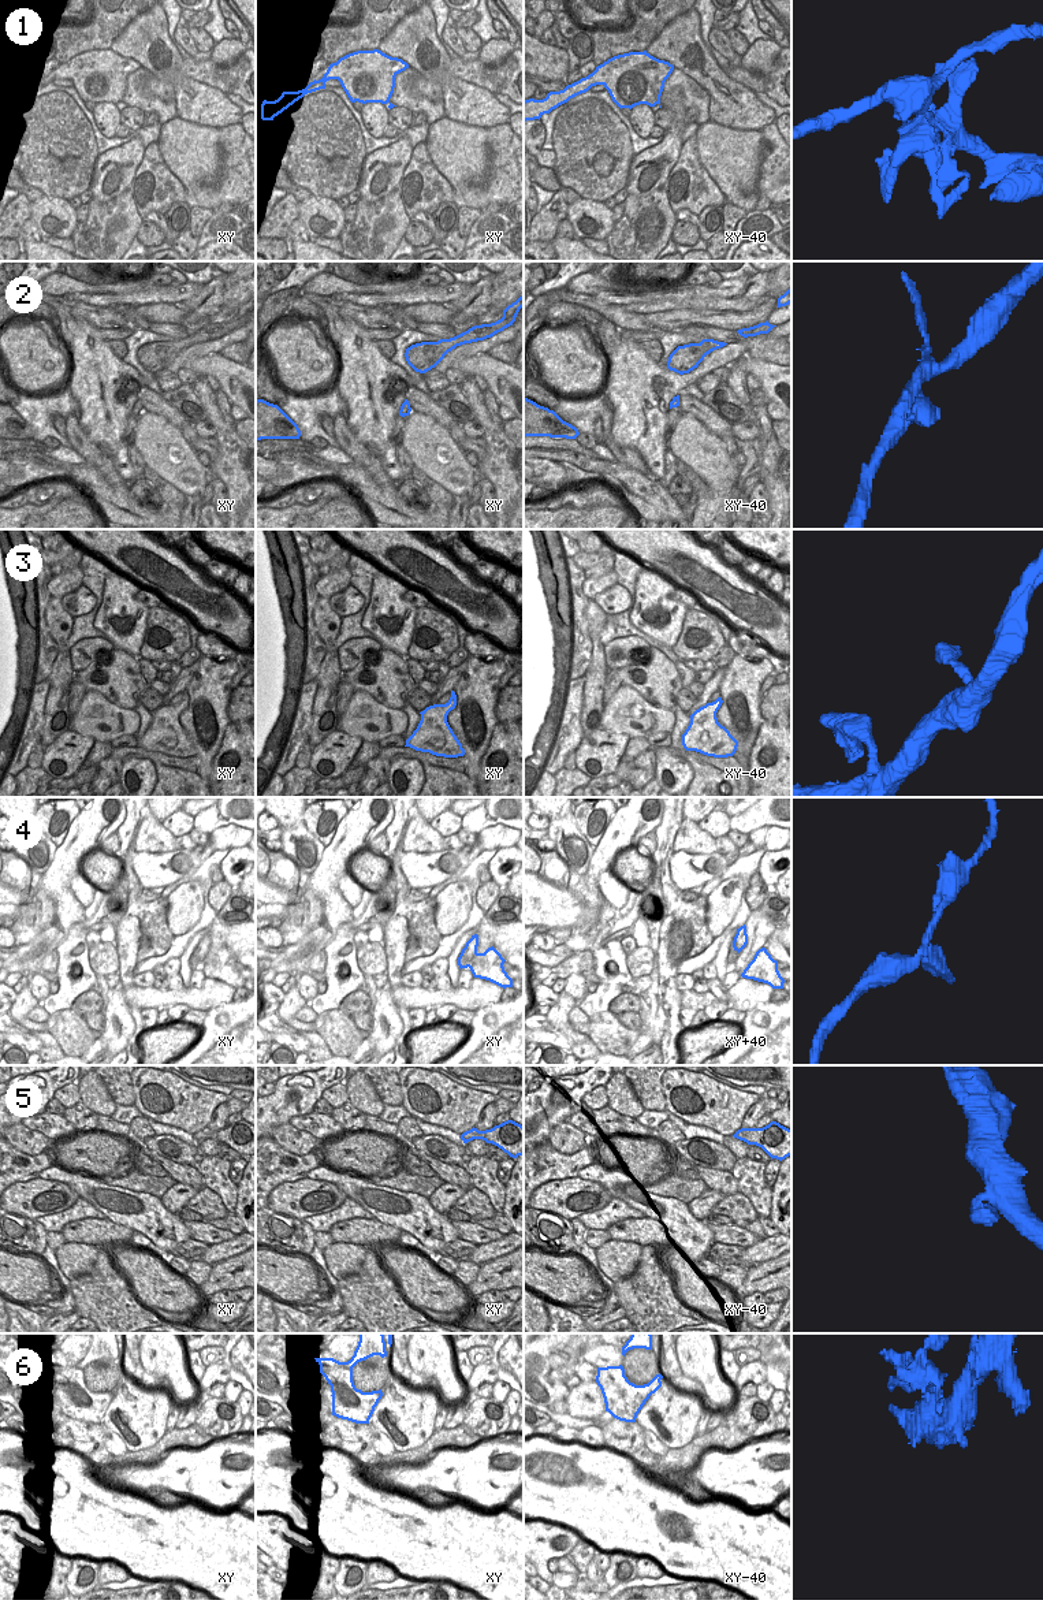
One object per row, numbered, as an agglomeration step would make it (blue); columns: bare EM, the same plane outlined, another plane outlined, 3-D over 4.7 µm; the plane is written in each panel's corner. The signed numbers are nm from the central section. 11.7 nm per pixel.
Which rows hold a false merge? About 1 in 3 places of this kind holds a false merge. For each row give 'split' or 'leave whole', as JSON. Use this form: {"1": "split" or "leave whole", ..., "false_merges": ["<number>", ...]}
{"1": "leave whole", "2": "split", "3": "leave whole", "4": "split", "5": "leave whole", "6": "split", "false_merges": ["2", "4", "6"]}

